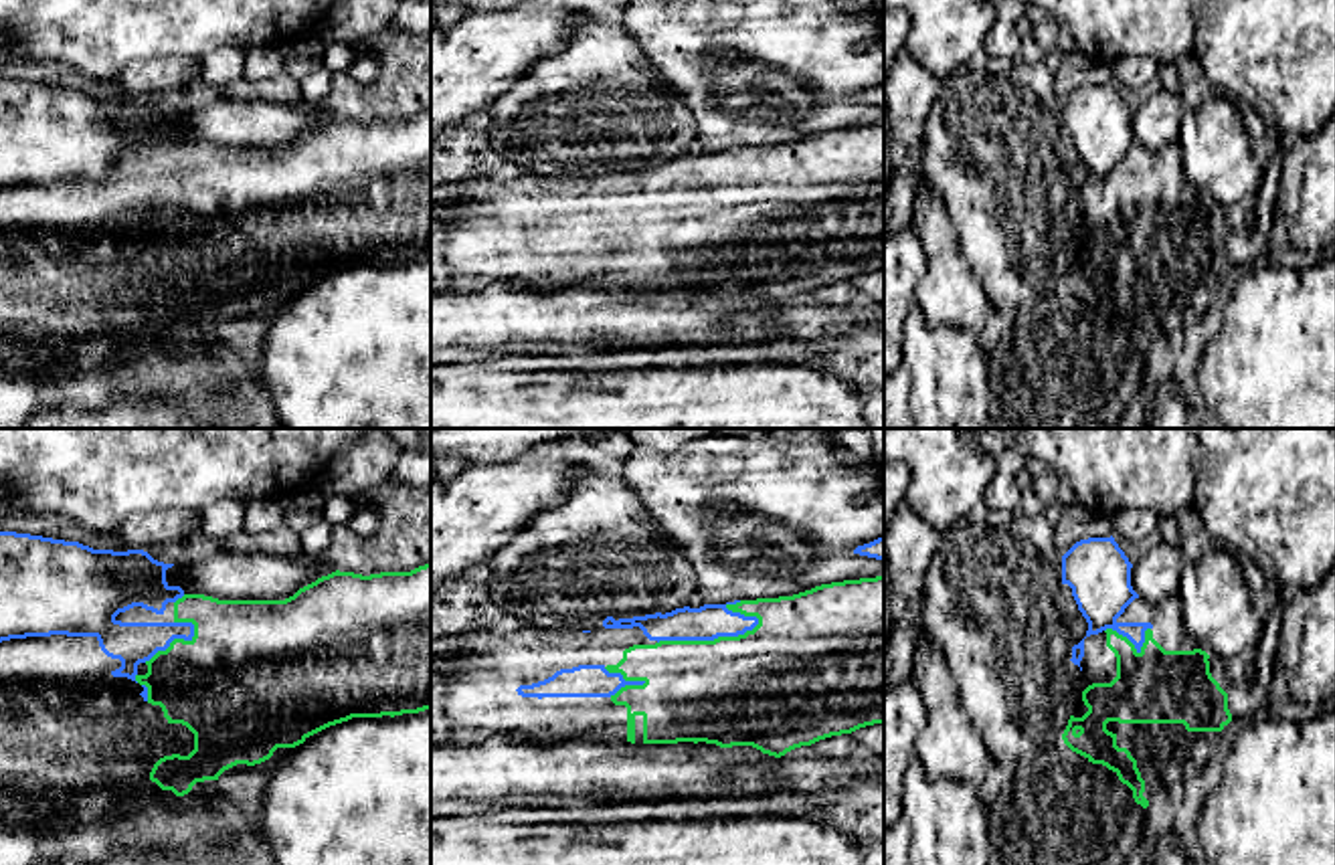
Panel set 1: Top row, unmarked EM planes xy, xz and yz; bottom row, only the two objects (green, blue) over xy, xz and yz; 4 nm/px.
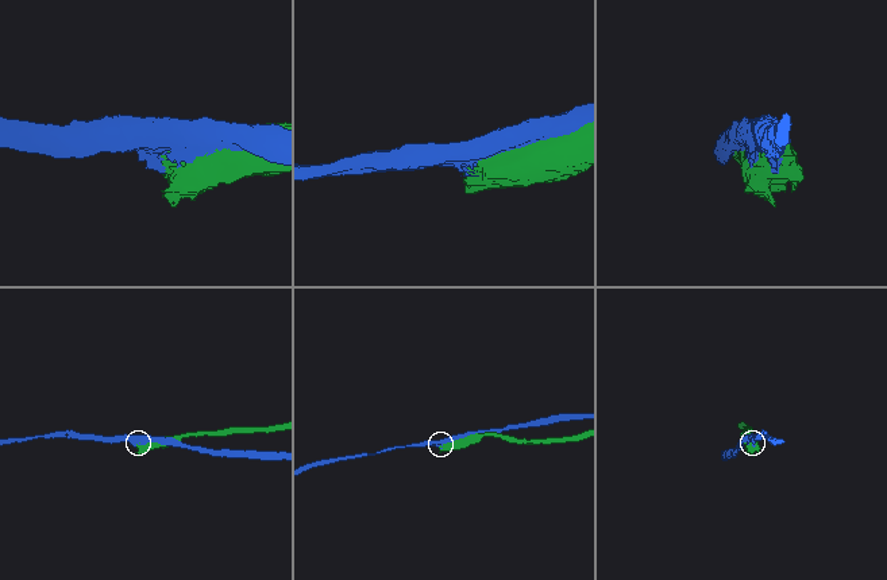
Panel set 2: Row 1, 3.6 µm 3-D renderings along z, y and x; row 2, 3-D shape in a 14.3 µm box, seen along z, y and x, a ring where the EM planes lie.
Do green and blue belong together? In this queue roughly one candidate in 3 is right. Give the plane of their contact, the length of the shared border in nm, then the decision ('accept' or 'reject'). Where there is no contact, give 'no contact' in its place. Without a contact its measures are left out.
xz | 420 nm | reject

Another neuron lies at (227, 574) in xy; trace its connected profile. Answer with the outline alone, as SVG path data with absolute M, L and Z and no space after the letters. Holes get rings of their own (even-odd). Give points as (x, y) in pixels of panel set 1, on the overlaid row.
M220 550L206 560L174 564L166 570L168 586L180 586L184 594L204 594L218 600L285 600L299 588L322 578L326 556L301 554L297 558L261 552Z

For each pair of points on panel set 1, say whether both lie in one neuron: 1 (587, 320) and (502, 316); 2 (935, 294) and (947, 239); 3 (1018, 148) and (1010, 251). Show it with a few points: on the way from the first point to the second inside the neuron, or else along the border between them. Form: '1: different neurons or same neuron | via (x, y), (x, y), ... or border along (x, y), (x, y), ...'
1: same neuron | via (567, 316), (522, 316)
2: same neuron | via (943, 279), (943, 253)
3: same neuron | via (1010, 174), (1010, 225)

